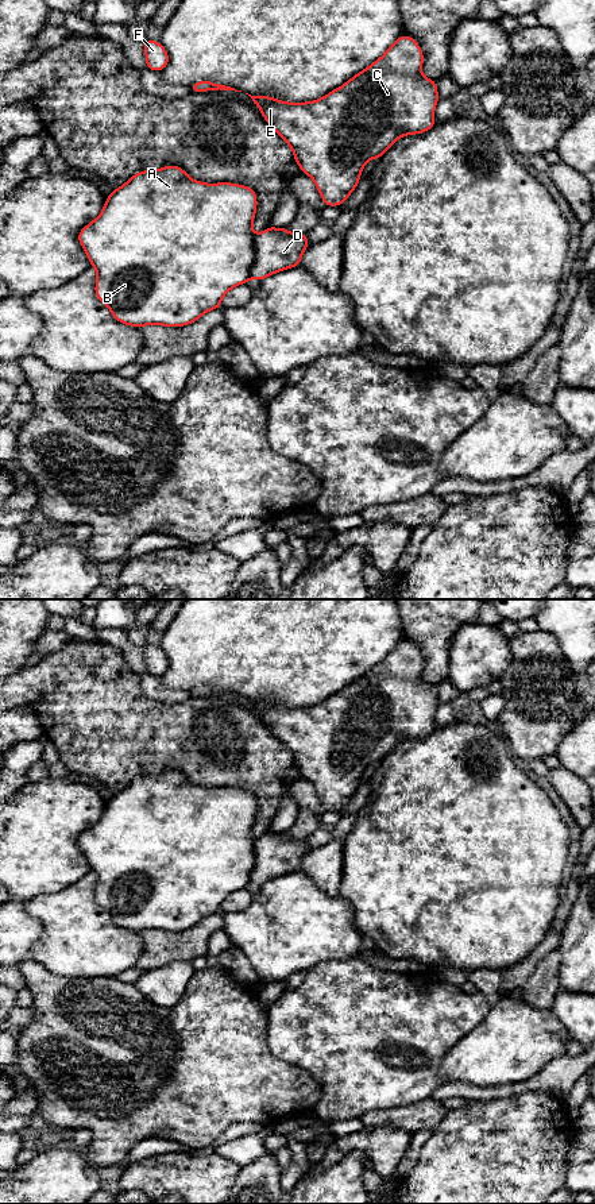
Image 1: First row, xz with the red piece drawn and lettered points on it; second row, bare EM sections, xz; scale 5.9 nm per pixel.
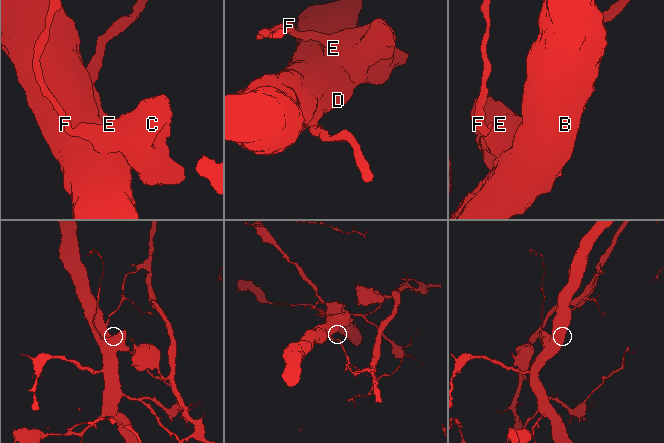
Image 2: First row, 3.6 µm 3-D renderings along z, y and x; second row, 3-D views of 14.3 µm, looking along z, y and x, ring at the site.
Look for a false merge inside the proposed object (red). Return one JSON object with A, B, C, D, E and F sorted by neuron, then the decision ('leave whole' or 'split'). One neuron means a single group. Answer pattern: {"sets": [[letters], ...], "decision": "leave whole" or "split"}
{"sets": [["A", "B"], ["C", "D", "E", "F"]], "decision": "split"}

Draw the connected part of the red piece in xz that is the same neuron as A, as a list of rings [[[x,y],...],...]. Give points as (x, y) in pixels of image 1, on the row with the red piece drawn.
[[[167,165],[157,170],[138,171],[125,184],[113,189],[113,192],[107,196],[101,213],[77,235],[90,266],[97,271],[94,286],[96,298],[112,312],[116,321],[135,328],[144,325],[185,327],[197,321],[206,312],[221,308],[224,296],[235,286],[247,283],[250,279],[250,270],[255,262],[254,243],[256,235],[254,234],[252,223],[256,215],[256,207],[256,193],[250,186],[232,182],[206,184],[196,181],[192,180],[182,167],[175,165]]]

